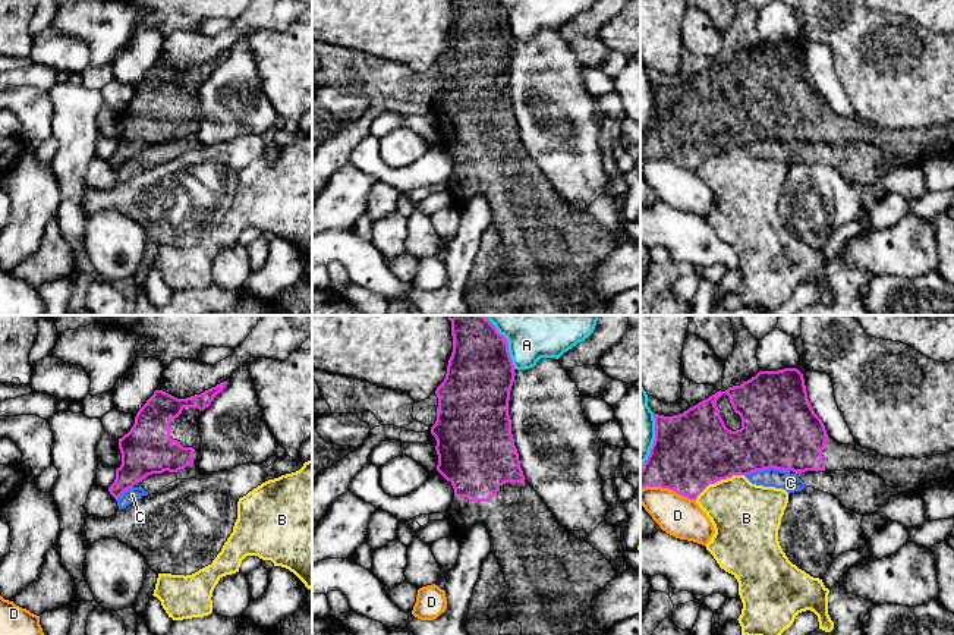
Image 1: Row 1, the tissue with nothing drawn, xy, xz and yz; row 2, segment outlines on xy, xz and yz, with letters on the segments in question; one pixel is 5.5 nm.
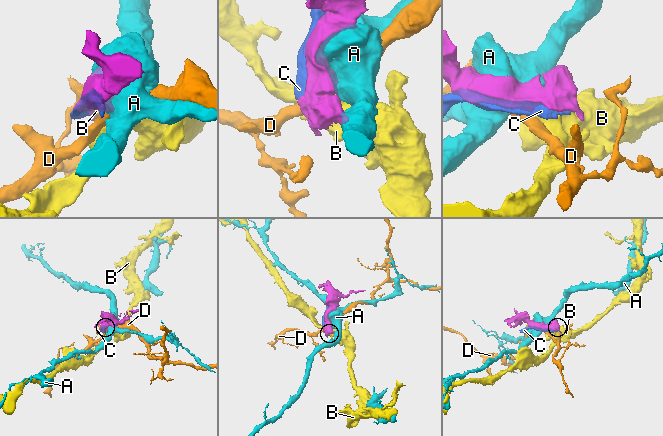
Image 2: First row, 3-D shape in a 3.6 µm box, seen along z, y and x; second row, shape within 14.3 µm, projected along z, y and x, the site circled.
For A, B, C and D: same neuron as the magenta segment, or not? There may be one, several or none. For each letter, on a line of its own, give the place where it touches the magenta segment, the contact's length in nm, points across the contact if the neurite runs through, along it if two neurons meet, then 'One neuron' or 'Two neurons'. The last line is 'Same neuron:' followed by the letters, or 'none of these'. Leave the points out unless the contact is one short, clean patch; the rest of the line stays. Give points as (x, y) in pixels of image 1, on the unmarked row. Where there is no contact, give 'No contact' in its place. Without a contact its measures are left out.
A: Touches magenta at xz (507, 21). Shared border 260 nm. Two neurons
B: Touches magenta at yz (720, 151). Shared border 300 nm. Boundary: yz (745, 147), (731, 147), (711, 154), (695, 170). Two neurons
C: Touches magenta at yz (767, 140). Shared border 240 nm. Two neurons
D: Touches magenta at yz (668, 160). Shared border 320 nm. Boundary: yz (641, 160), (667, 159), (695, 172). Two neurons
Same neuron: none of these

